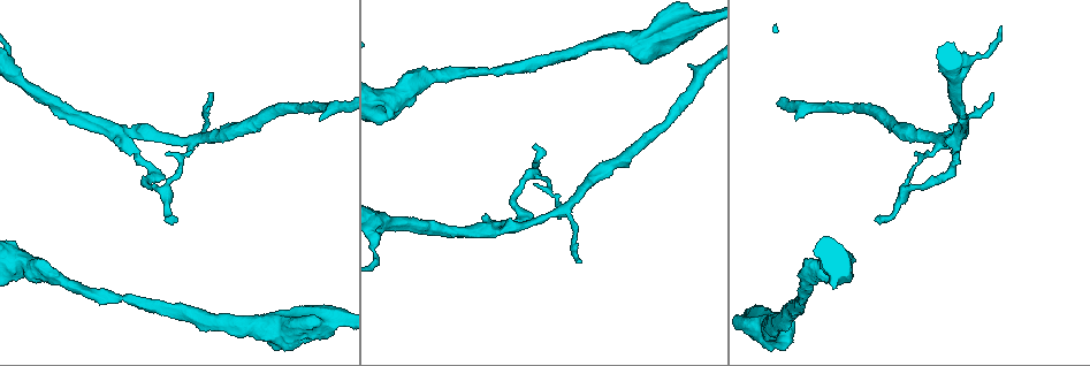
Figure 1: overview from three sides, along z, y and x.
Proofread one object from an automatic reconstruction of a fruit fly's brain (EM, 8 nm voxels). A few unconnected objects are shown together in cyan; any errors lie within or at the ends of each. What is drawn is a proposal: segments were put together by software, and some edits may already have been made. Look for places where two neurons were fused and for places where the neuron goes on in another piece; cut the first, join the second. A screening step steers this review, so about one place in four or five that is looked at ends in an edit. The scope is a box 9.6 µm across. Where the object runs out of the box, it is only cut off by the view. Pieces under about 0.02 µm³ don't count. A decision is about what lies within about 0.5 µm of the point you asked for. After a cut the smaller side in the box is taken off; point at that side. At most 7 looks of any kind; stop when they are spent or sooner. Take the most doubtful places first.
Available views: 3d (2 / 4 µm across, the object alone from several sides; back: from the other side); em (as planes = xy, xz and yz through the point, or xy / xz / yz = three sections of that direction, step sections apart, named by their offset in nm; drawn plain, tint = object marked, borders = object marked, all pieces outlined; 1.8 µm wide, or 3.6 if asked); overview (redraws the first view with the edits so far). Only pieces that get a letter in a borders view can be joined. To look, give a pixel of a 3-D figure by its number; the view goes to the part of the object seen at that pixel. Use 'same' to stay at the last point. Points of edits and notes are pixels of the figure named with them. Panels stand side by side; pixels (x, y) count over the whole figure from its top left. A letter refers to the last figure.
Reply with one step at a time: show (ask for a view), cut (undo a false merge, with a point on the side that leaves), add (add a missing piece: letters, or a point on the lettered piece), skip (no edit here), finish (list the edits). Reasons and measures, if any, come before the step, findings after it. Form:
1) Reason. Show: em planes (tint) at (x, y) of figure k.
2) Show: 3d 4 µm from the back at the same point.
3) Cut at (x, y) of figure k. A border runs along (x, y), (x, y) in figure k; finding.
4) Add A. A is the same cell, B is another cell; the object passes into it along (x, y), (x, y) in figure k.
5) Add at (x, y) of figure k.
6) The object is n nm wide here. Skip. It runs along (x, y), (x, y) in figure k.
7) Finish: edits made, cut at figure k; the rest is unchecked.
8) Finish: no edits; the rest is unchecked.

Show: em planes (borders) at (534, 147) of figure 1.

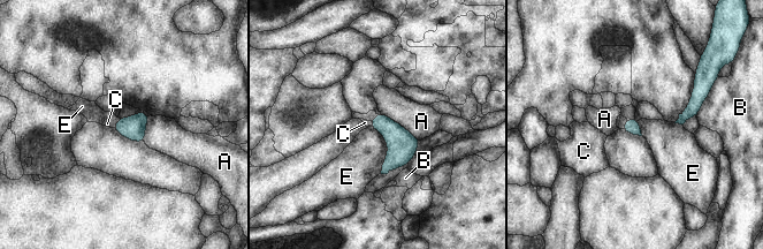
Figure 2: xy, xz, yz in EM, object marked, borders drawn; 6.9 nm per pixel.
The object is 100 nm wide here. Add C. C is the same cell, A, B and E are other cells; it goes on there.

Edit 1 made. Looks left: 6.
Three-way junction. Show: em xy step 16 (tint) at (484, 228) of figure 1.

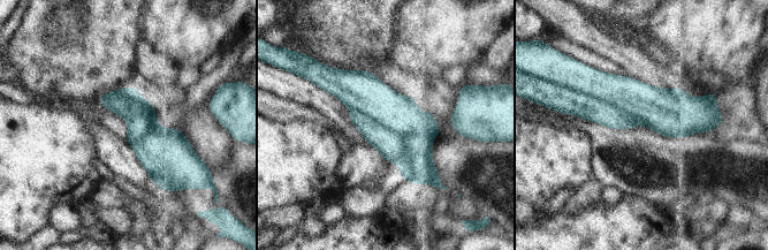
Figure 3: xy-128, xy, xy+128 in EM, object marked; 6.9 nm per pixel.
Show: em planes (borders) at the same point.

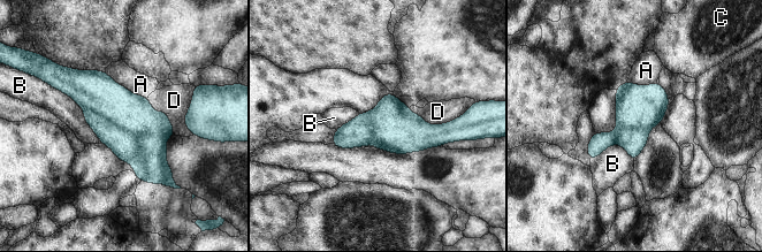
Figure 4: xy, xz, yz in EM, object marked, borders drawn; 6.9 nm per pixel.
The longest contact is with B, 550 nm. Cut at (147, 158) of figure 4. A, B, C and D are other cells; a border runs along (84, 108), (139, 137), (167, 139) in figure 4; a second neuron is stuck on.

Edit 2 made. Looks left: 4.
Calibre changes. Show: 3d 4 µm at (619, 38) of figure 1.

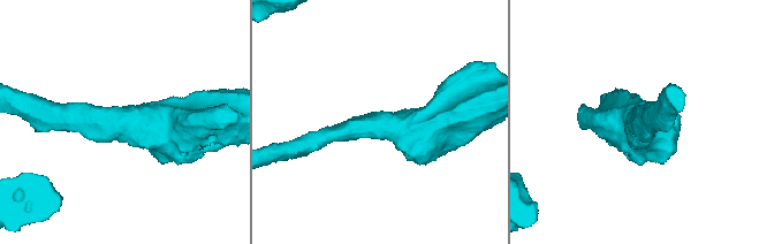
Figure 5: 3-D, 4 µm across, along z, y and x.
Show: em 3.6 µm yz step 4 (tint) at (380, 128) of figure 5.

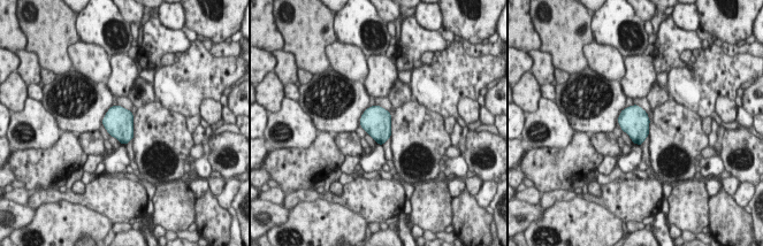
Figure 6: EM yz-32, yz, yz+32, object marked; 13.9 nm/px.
Show: em 3.6 µm planes (borders) at the same point.

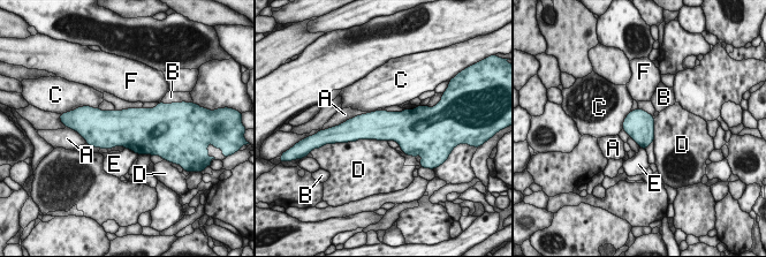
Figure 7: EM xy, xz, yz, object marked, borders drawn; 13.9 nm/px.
Skip. A, B, C, D, E and F are other cells; a border runs along (387, 141), (357, 140), (347, 143) in figure 7; continuous, no second neuron.

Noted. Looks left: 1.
Finish: edits made, add at figure 2, cut at figure 4; the rest is unchecked.

